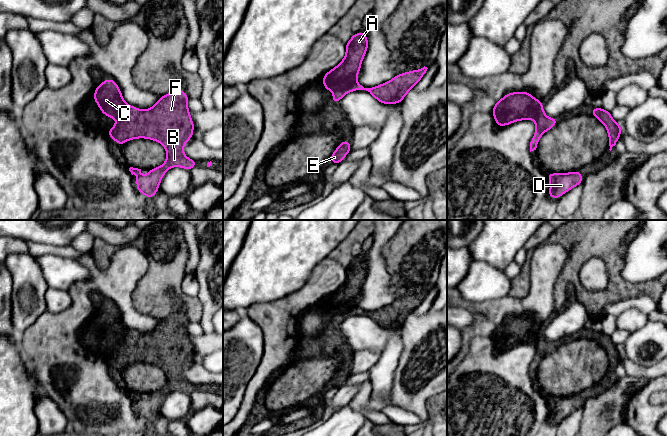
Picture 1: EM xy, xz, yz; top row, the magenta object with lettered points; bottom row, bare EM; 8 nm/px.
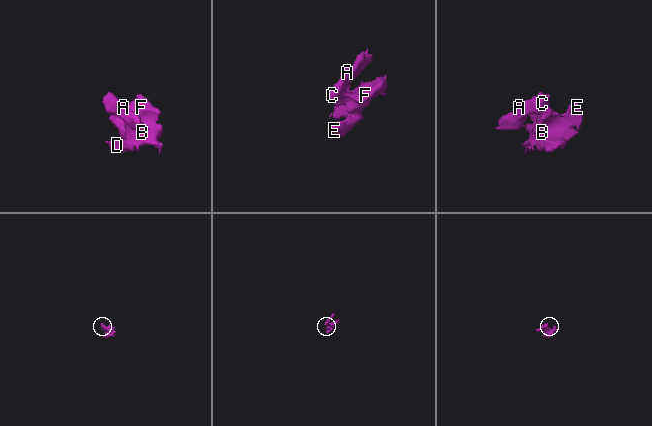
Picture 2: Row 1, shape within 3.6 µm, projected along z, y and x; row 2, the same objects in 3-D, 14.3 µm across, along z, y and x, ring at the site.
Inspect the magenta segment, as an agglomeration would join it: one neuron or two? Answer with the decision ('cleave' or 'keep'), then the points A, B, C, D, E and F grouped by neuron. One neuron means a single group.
keep | A B C D E F

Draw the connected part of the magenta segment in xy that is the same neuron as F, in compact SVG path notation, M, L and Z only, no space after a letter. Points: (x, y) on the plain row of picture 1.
M106 302L101 309L97 309L93 324L105 340L118 344L113 352L107 354L117 368L122 370L128 364L147 362L165 371L165 387L150 393L147 400L141 399L141 393L129 392L132 399L137 399L138 416L148 423L151 424L158 416L161 403L168 393L179 390L192 394L198 389L198 385L189 383L183 377L183 371L193 361L195 351L189 338L186 316L174 312L167 319L159 321L152 332L140 334L127 329L117 307Z

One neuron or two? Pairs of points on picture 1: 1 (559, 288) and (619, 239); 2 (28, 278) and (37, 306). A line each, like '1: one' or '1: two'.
1: one
2: one

